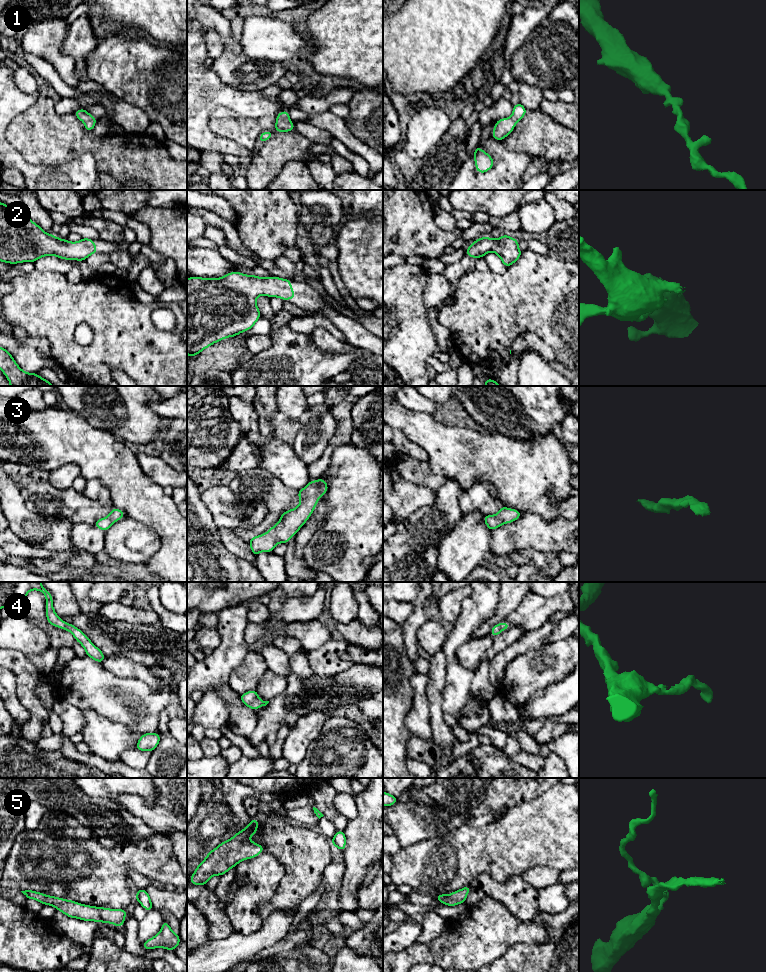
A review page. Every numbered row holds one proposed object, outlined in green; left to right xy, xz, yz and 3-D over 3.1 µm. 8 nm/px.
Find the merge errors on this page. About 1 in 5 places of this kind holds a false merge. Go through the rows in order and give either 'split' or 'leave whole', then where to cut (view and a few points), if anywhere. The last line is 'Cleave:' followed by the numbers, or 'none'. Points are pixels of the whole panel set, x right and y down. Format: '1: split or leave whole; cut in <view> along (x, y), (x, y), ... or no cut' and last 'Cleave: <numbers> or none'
1: leave whole; no cut
2: leave whole; no cut
3: leave whole; no cut
4: leave whole; no cut
5: leave whole; no cut
Cleave: none

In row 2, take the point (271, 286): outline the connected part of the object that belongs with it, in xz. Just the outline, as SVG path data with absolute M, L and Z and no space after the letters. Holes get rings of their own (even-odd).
M237 270L222 278L187 279L187 355L197 356L201 351L228 337L250 330L260 319L256 299L260 295L282 300L295 298L291 280L269 276L261 278L245 275Z

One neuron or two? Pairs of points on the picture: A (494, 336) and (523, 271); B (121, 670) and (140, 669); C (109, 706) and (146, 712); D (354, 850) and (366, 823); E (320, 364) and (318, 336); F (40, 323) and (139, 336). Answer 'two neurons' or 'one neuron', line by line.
A: one neuron
B: one neuron
C: one neuron
D: one neuron
E: two neurons
F: one neuron

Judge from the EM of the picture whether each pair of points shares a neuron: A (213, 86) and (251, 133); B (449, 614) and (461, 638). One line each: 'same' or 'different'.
A: different
B: different

